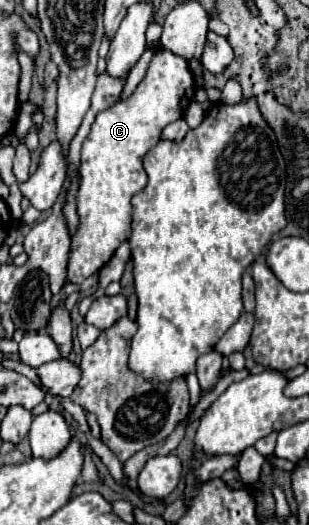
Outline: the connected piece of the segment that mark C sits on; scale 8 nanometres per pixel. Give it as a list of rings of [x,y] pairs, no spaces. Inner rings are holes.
[[[159,50],[153,54],[147,74],[133,94],[97,114],[81,150],[77,188],[79,226],[71,238],[69,282],[79,284],[99,272],[111,260],[119,244],[131,236],[131,198],[147,184],[141,158],[159,142],[163,128],[183,116],[193,96],[195,80],[187,60],[169,50]]]

